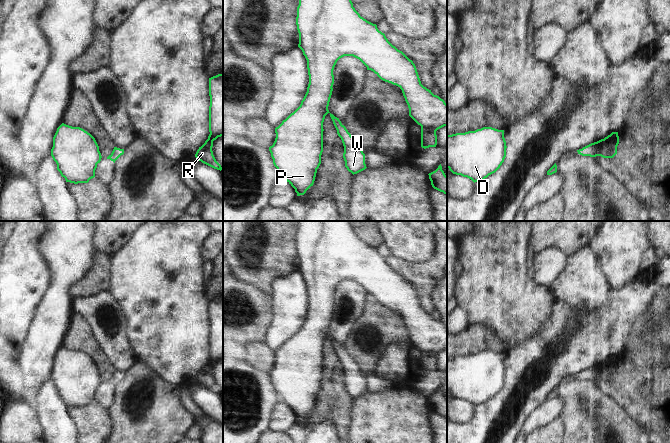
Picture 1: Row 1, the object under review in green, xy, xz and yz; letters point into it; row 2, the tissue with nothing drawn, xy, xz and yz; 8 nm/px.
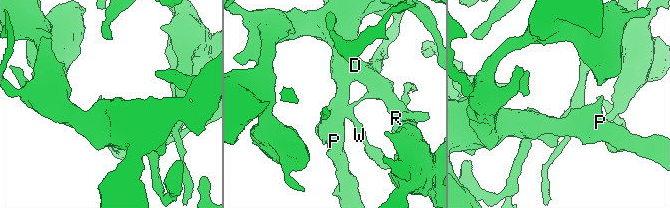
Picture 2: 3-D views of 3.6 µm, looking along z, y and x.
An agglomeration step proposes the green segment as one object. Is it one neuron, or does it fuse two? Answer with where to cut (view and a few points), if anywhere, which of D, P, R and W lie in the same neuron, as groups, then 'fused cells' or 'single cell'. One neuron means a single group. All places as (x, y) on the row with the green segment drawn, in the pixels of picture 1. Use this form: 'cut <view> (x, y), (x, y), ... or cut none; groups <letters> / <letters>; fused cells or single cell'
cut none; groups D P R W; single cell

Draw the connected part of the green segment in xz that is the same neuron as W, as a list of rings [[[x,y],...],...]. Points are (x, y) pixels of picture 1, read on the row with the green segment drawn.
[[[299,0],[296,25],[299,33],[298,47],[302,50],[303,55],[307,60],[309,84],[300,106],[275,128],[276,138],[273,145],[269,147],[269,151],[274,166],[281,174],[281,179],[286,180],[295,189],[297,196],[304,195],[314,184],[317,169],[321,164],[321,155],[323,152],[323,122],[328,113],[330,114],[337,130],[338,136],[342,140],[344,146],[343,158],[347,170],[354,175],[367,168],[365,164],[365,154],[360,149],[355,139],[341,123],[339,118],[335,117],[328,110],[334,84],[333,70],[337,61],[344,56],[353,56],[359,59],[367,67],[367,70],[373,71],[381,80],[398,86],[402,90],[403,96],[408,105],[409,116],[421,126],[421,147],[424,149],[436,147],[436,131],[447,126],[447,104],[443,99],[434,95],[431,90],[421,84],[413,61],[402,51],[393,46],[388,41],[385,34],[378,30],[376,24],[361,17],[353,7],[351,0]]]

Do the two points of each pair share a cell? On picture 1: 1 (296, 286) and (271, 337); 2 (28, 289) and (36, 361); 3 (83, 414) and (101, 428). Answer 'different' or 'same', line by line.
1: same
2: different
3: same

